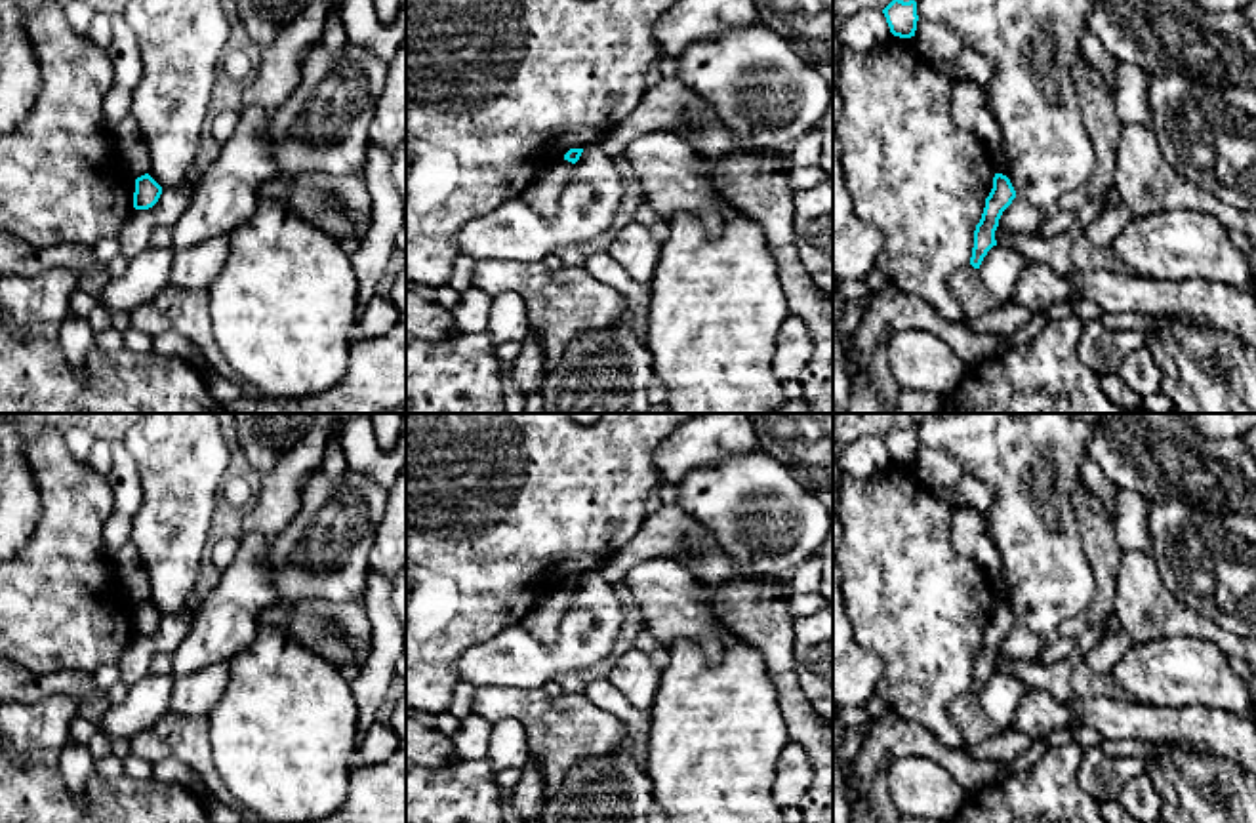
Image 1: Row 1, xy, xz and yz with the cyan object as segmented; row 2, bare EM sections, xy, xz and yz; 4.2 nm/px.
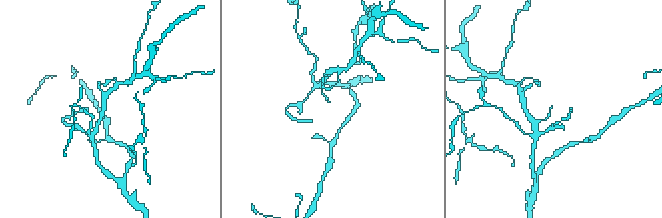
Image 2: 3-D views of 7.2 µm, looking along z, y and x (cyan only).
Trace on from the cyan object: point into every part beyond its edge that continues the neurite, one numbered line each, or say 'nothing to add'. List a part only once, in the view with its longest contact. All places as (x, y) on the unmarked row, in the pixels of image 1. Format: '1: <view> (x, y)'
nothing to add

